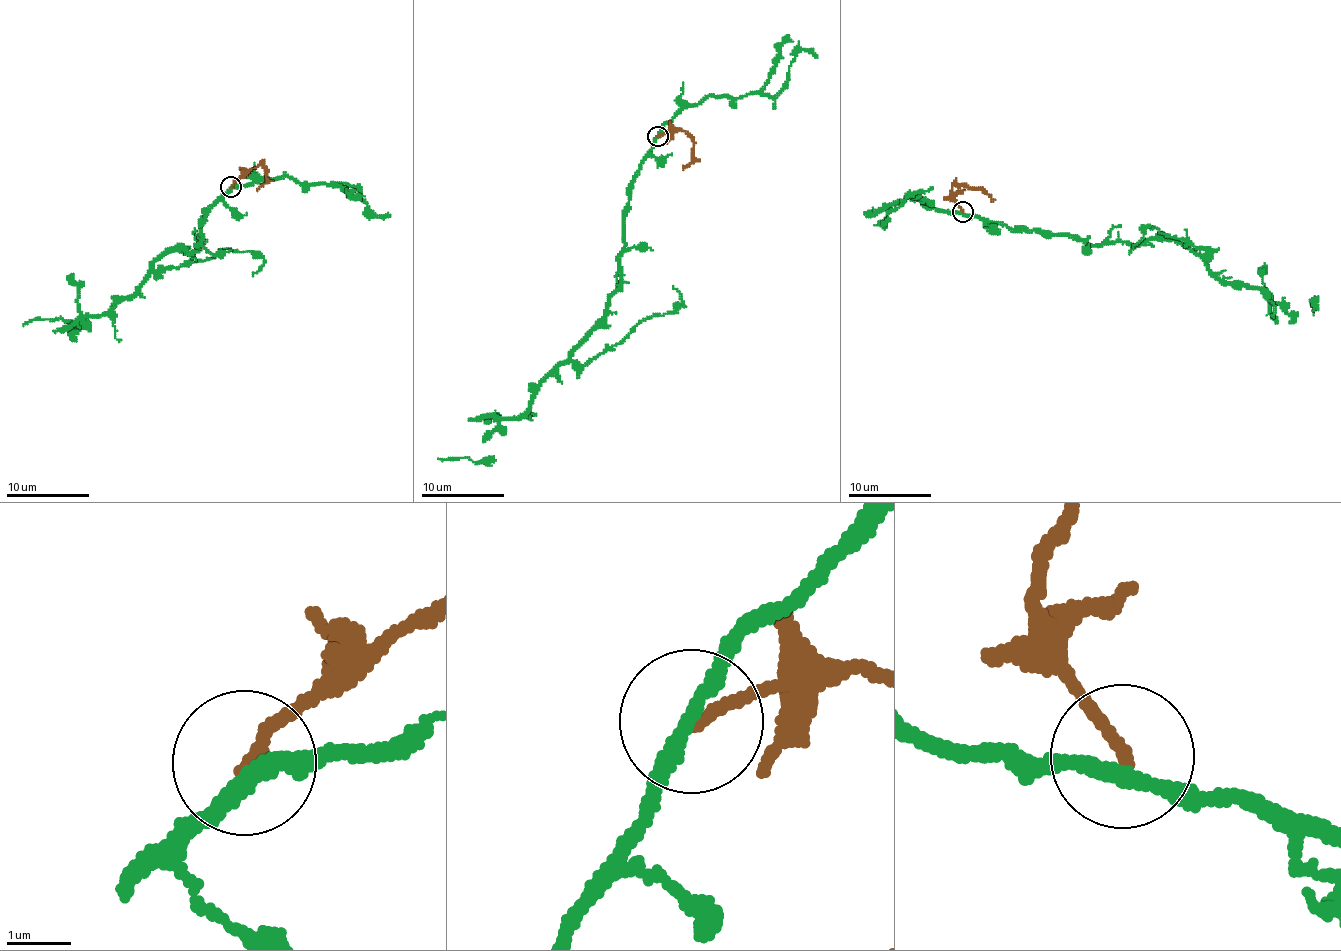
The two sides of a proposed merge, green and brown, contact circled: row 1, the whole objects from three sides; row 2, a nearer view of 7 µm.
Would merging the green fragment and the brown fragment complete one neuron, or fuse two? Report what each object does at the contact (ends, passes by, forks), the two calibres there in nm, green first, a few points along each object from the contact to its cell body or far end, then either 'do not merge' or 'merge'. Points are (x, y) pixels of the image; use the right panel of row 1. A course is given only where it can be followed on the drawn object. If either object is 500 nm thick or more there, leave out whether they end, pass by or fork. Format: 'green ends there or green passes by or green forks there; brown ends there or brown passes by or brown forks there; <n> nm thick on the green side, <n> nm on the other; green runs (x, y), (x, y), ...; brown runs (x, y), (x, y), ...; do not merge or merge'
green passes by; brown ends there; 240 nm thick on the green side, 200 nm on the other; green runs (963, 212), (1094, 246), (1186, 243), (1221, 280), (1261, 288), (1289, 314), (1314, 308), (1314, 298), (1313, 315); brown runs (963, 212), (954, 201), (952, 187), (956, 184), (984, 189), (995, 199); do not merge

